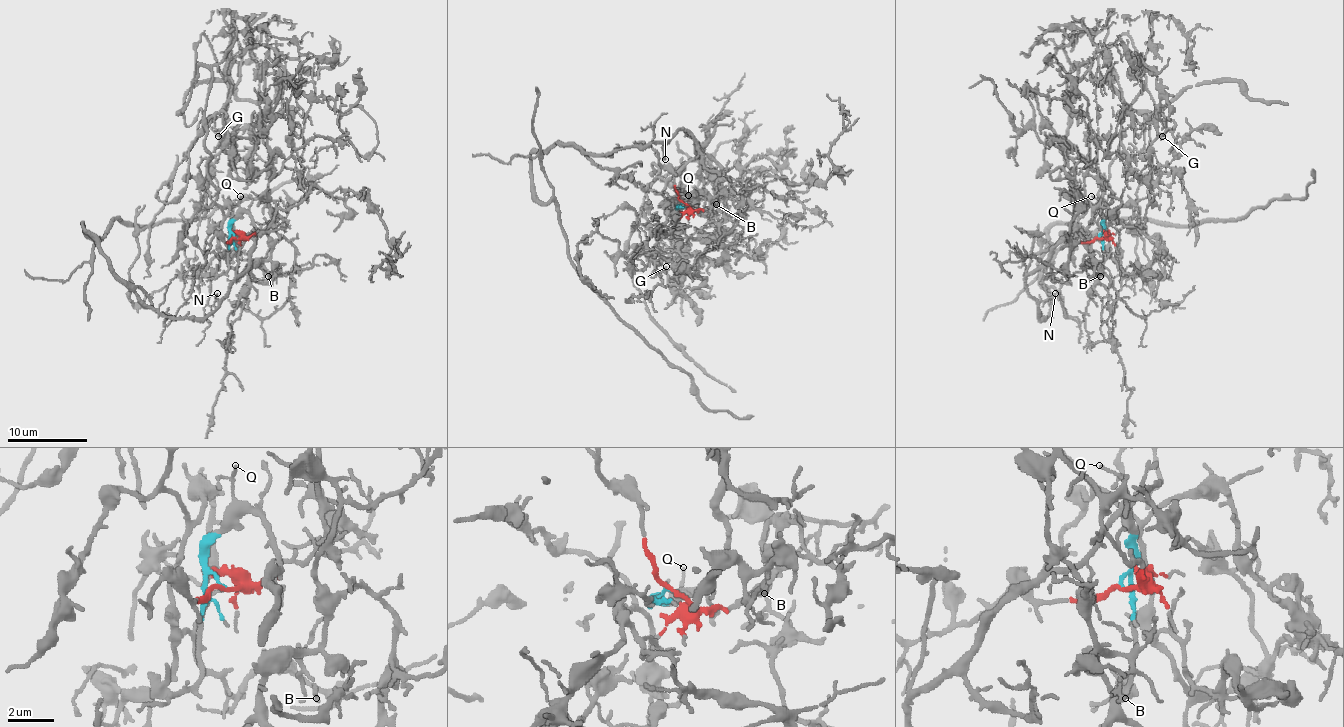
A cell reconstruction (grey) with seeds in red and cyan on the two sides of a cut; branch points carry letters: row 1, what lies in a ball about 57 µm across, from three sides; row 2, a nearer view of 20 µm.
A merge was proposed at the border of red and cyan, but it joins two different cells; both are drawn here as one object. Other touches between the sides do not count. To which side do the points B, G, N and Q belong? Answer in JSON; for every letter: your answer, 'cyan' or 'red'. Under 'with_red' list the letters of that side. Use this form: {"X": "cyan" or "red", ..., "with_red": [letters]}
{"B": "red", "G": "red", "N": "cyan", "Q": "cyan", "with_red": ["B", "G"]}

